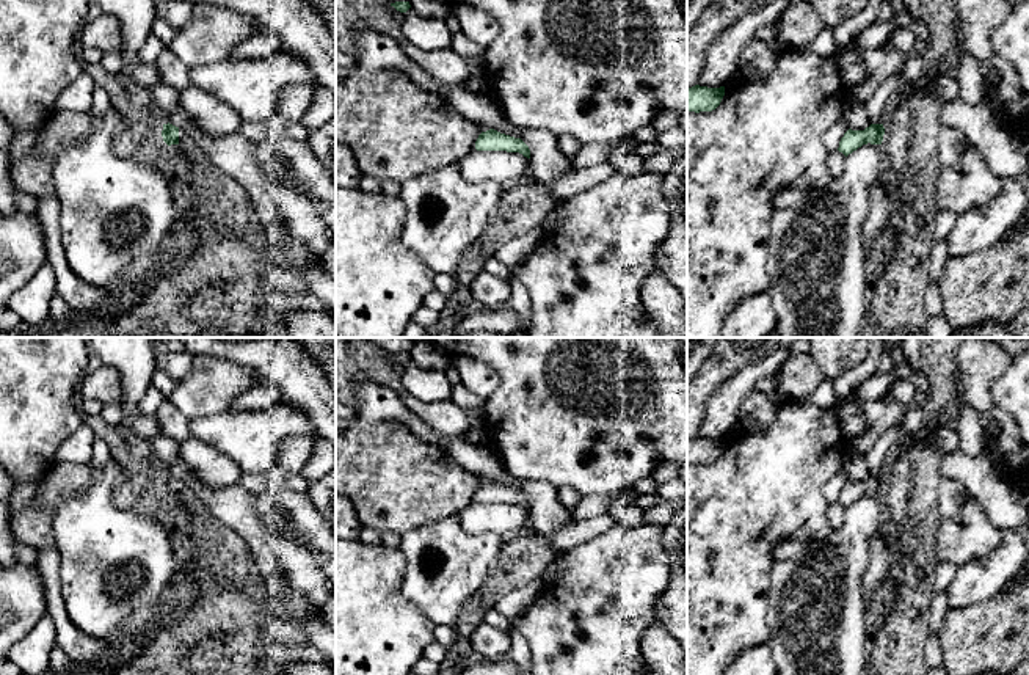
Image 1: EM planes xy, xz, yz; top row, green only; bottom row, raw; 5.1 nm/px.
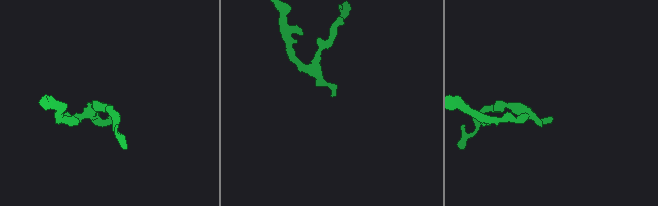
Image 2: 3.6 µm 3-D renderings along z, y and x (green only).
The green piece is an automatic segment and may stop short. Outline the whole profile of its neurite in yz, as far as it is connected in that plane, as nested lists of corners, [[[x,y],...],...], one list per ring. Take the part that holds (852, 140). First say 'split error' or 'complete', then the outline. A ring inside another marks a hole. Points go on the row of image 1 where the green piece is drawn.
complete; [[[871,124],[864,130],[849,129],[839,141],[838,151],[845,157],[861,148],[863,144],[882,144],[885,135],[883,124]]]

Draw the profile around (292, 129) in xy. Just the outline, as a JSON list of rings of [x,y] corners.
[[[282,115],[273,116],[268,122],[268,130],[271,132],[279,132],[287,138],[298,140],[298,141],[306,141],[309,137],[309,130],[304,127],[304,124],[300,121],[290,121],[289,118]]]

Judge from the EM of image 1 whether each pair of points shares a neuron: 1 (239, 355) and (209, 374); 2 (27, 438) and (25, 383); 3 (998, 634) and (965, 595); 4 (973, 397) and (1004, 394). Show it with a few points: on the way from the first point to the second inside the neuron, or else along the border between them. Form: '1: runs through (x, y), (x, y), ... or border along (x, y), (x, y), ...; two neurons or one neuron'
1: border along (195, 353), (240, 363), (259, 382); two neurons
2: runs through (27, 424), (25, 397); one neuron
3: border along (1004, 584), (990, 597), (948, 609); two neurons
4: border along (1009, 363), (990, 385), (993, 405); two neurons

